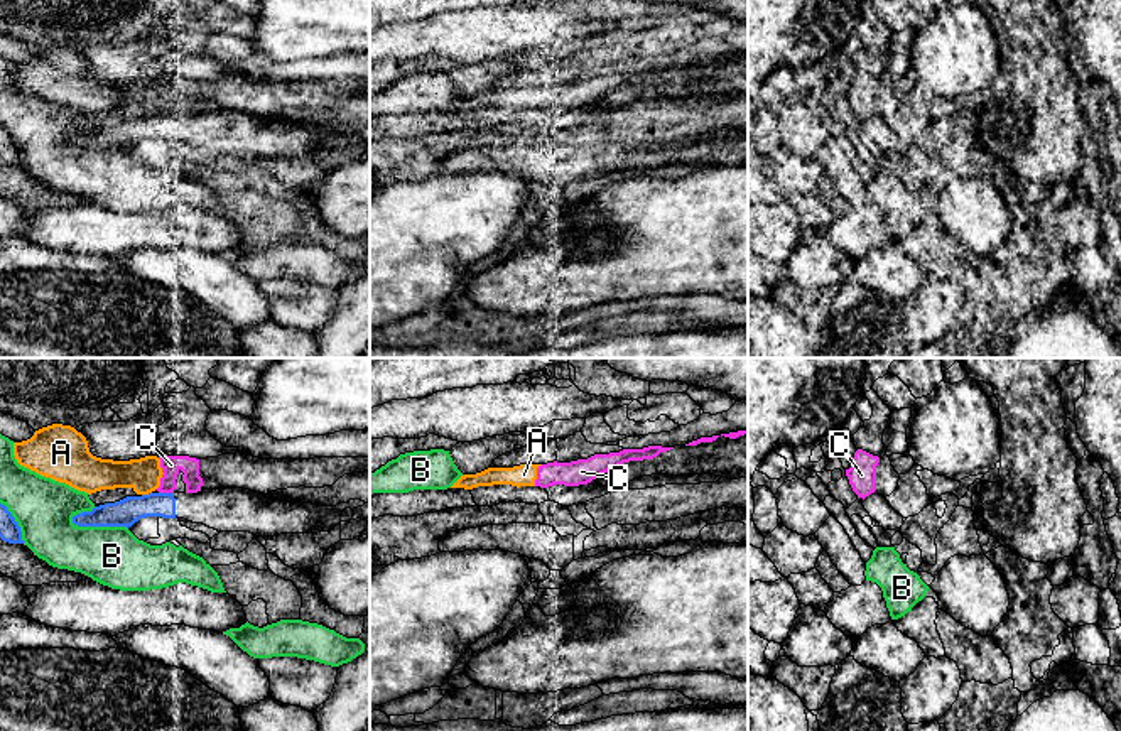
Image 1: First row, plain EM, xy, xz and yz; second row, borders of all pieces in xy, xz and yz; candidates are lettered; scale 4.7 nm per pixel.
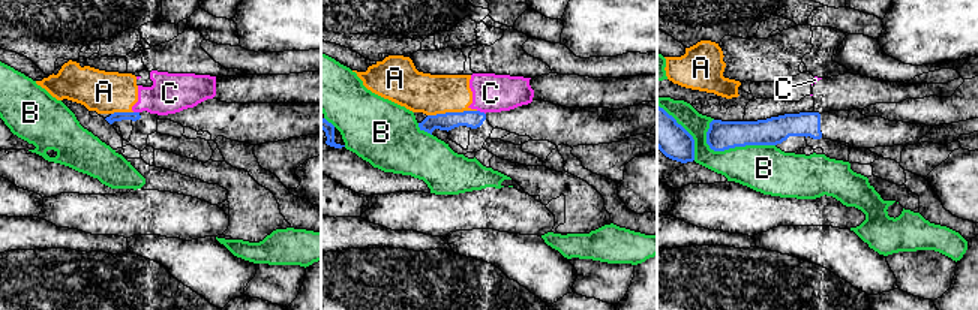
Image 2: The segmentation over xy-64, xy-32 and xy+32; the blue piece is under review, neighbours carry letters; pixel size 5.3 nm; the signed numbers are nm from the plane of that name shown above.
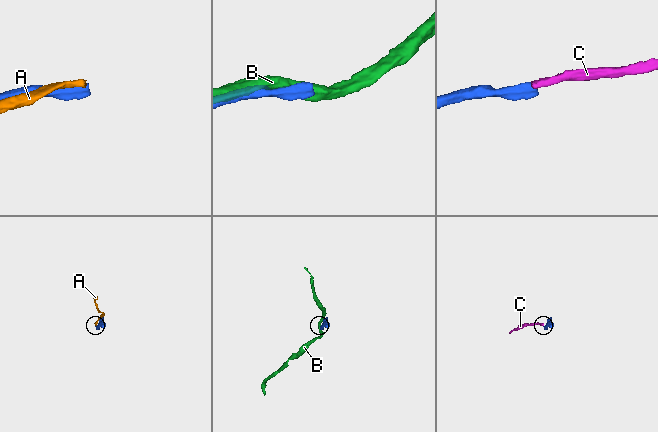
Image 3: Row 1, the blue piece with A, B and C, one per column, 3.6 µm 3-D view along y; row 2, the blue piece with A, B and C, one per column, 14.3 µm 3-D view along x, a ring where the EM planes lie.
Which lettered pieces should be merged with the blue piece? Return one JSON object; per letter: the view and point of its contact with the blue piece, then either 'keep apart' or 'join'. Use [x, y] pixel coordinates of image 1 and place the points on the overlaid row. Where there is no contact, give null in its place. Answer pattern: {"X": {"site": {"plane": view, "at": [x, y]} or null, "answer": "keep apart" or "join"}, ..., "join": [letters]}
{"A": {"site": {"plane": "xy", "at": [146, 495]}, "answer": "keep apart"}, "B": {"site": {"plane": "xy", "at": [98, 525]}, "answer": "keep apart"}, "C": {"site": {"plane": "xy", "at": [166, 493]}, "answer": "keep apart"}, "join": []}

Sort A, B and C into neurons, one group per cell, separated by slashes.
A C / B

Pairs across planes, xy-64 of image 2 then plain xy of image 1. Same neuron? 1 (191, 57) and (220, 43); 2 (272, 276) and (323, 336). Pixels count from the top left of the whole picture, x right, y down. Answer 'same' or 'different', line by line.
1: different
2: different

